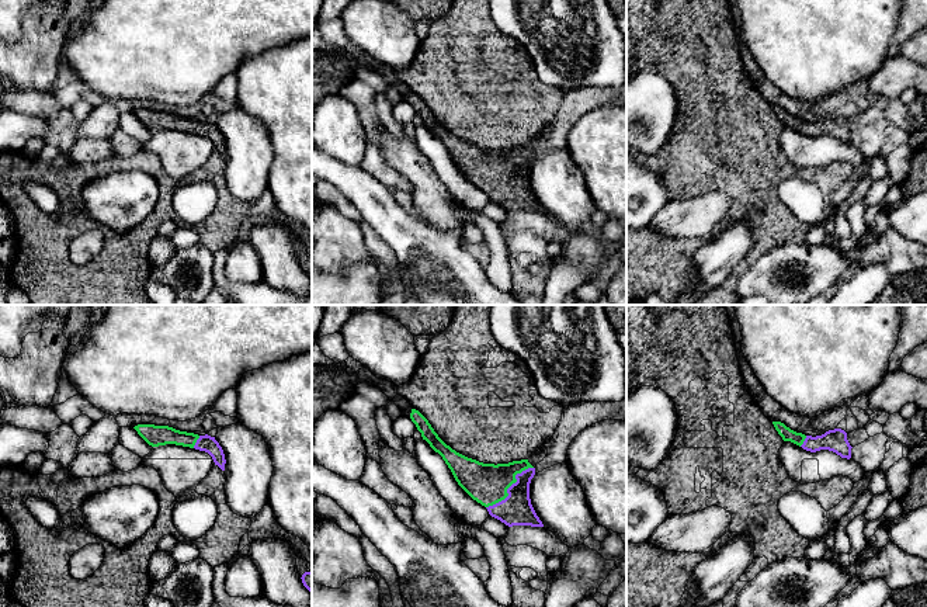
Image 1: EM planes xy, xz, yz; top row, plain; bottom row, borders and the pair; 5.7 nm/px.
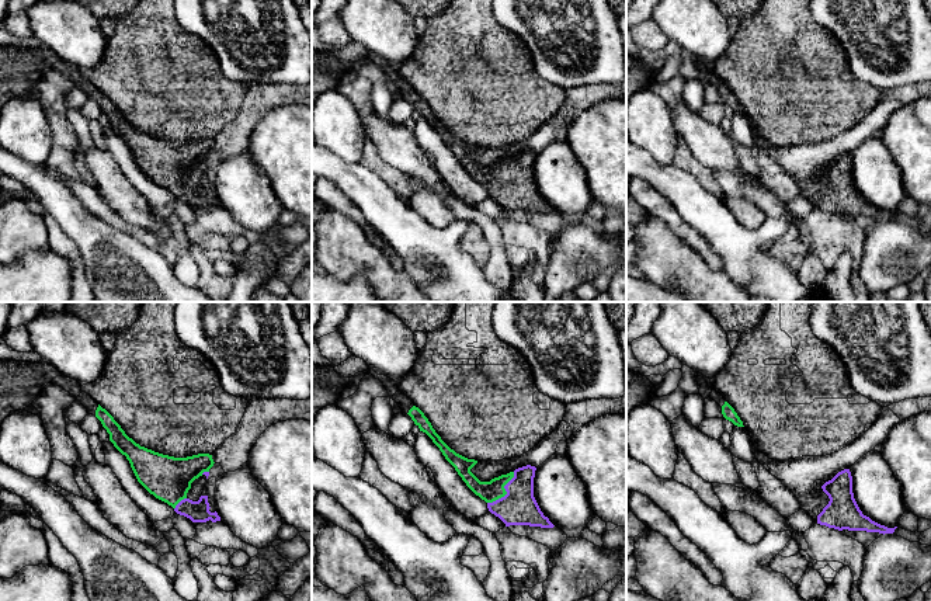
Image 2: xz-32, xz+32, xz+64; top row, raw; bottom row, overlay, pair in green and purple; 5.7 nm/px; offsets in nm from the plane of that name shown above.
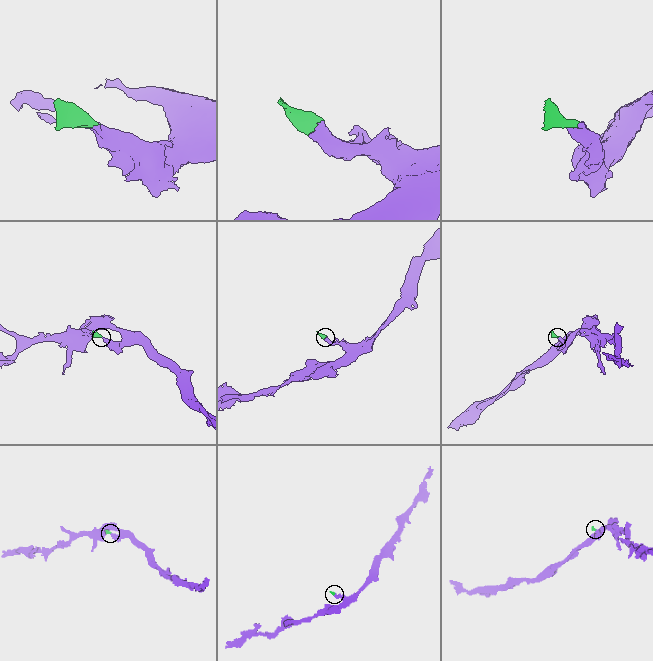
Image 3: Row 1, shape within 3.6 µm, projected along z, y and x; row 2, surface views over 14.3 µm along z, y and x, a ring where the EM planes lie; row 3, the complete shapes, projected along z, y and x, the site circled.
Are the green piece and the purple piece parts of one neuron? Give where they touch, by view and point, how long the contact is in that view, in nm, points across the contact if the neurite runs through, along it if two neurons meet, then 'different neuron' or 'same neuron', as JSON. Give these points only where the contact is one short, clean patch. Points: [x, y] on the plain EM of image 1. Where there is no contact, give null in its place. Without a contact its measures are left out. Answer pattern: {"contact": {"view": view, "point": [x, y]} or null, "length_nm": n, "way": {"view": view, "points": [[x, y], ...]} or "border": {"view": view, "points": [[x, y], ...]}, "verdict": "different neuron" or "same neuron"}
{"contact": {"view": "xz", "point": [509, 172]}, "length_nm": 360, "way": {"view": "xz", "points": [[488, 169], [509, 172], [509, 187], [516, 194]]}, "verdict": "same neuron"}

